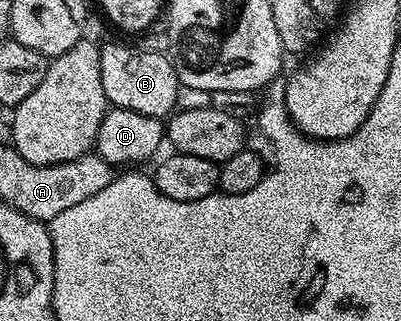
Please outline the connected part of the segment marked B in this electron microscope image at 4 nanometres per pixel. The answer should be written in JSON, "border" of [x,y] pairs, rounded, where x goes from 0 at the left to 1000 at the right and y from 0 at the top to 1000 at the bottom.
{"border":[[[272,131],[252,143],[257,287],[274,333],[347,349],[357,361],[409,371],[434,352],[446,259],[424,171],[389,168],[382,156],[349,156],[312,131]]]}

